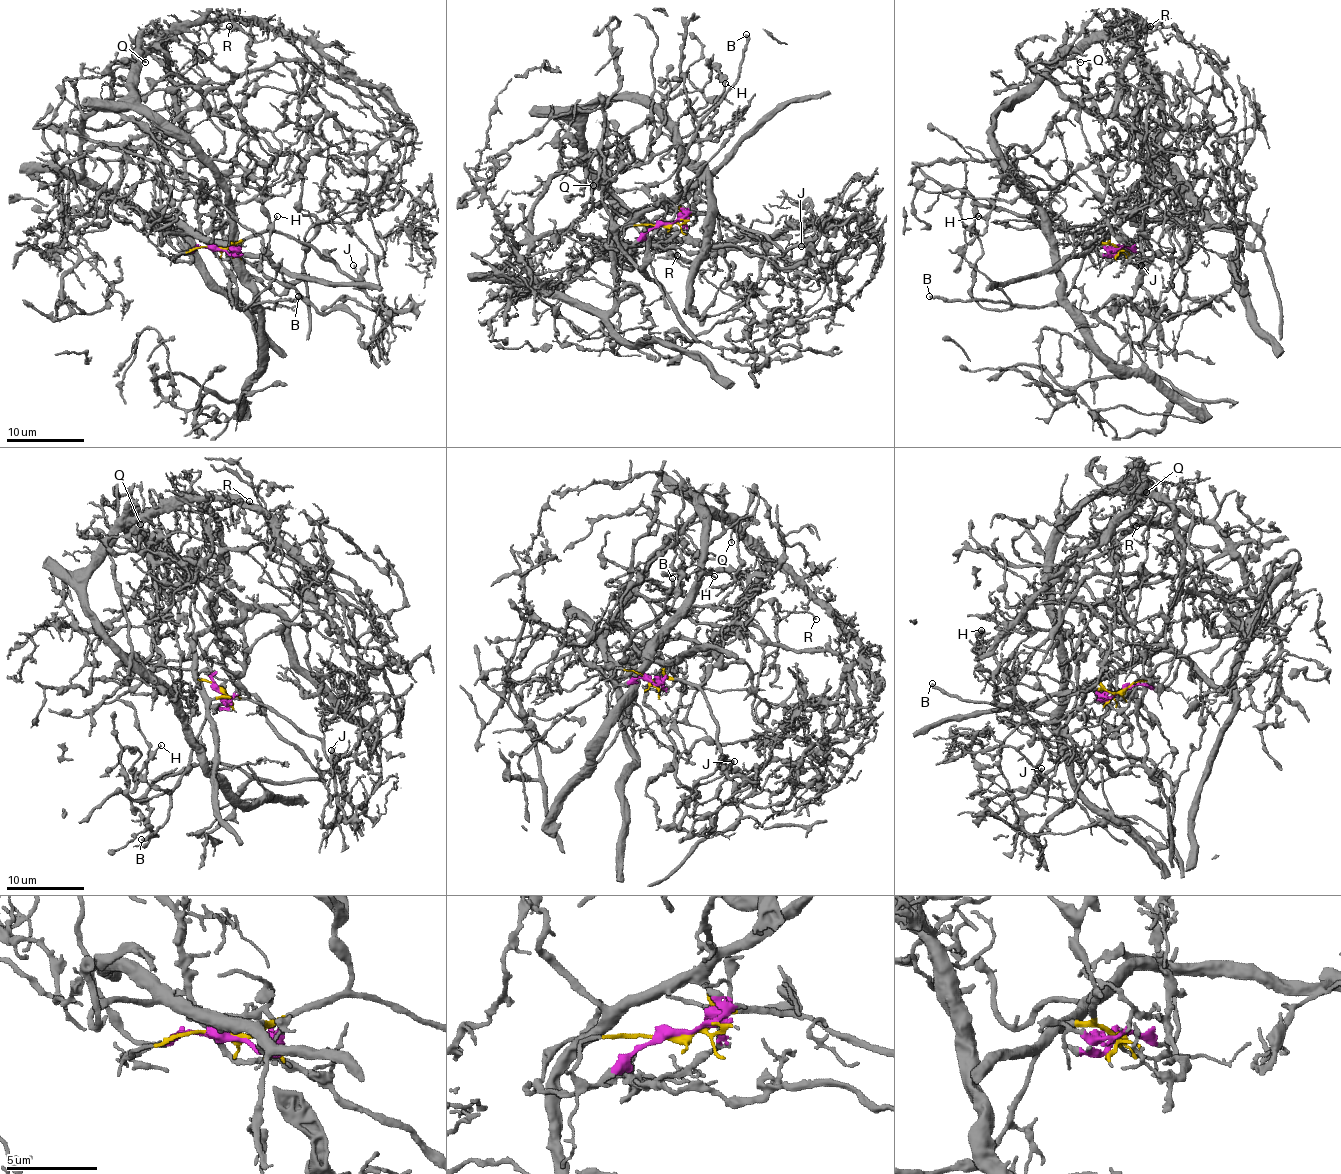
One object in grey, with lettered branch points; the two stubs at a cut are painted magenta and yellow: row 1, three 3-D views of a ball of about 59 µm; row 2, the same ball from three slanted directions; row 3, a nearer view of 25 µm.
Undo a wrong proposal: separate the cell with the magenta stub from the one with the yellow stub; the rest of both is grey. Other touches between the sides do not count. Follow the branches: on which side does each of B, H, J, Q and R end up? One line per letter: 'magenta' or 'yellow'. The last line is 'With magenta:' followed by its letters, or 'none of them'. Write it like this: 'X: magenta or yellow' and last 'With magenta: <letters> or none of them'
B: yellow
H: yellow
J: yellow
Q: magenta
R: magenta
With magenta: Q, R

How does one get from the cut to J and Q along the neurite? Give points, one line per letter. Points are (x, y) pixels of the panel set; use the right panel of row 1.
J: (1119, 249), (1109, 241), (1111, 231), (1144, 264), (1140, 278), (1140, 264)
Q: (1119, 249), (1138, 239), (1137, 192), (1162, 128), (1162, 84), (1131, 41), (1088, 37), (1071, 54), (1080, 62)

